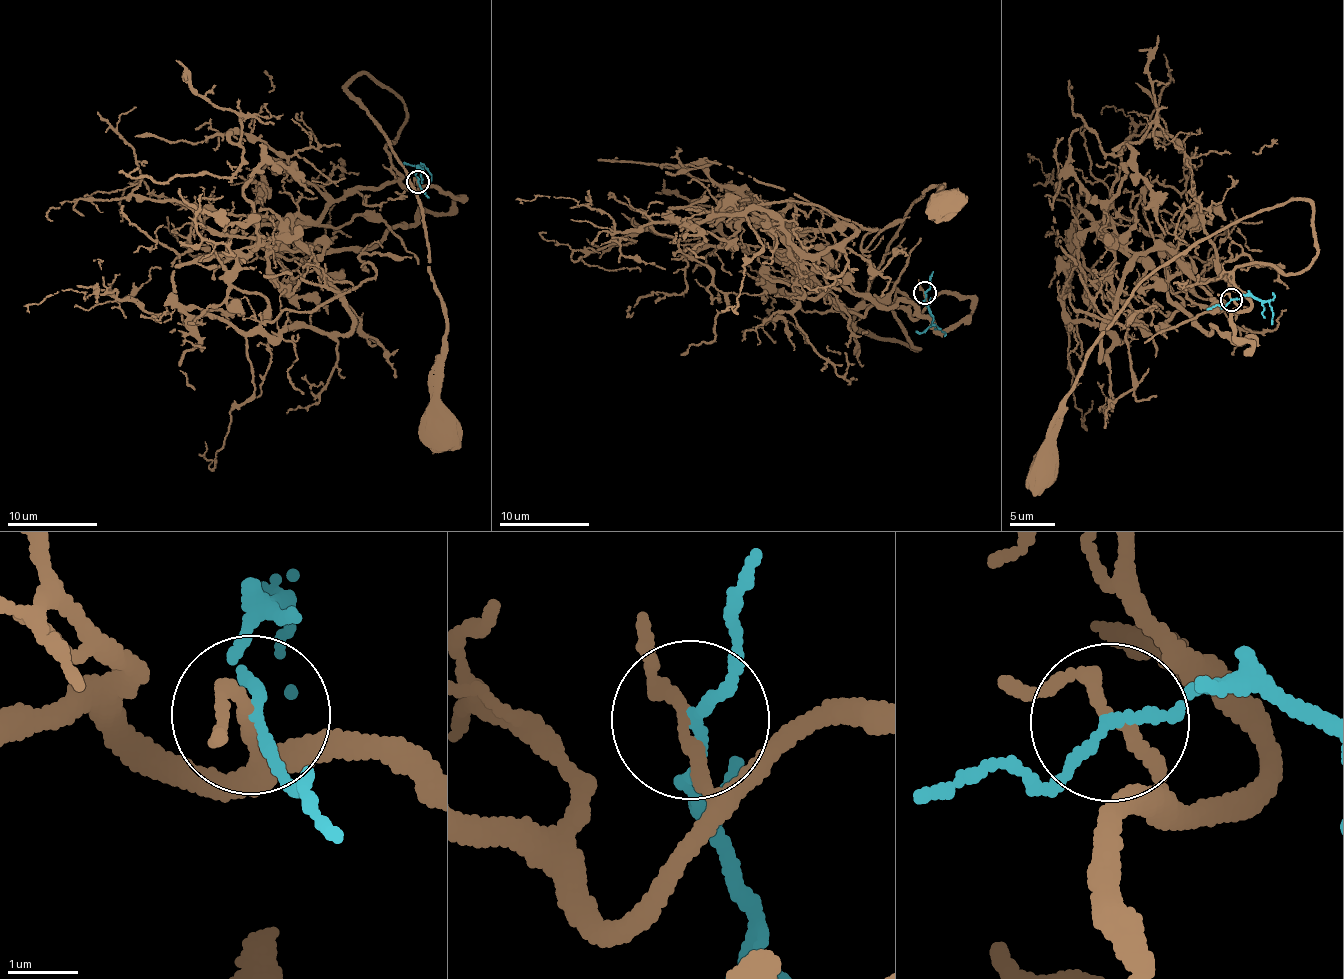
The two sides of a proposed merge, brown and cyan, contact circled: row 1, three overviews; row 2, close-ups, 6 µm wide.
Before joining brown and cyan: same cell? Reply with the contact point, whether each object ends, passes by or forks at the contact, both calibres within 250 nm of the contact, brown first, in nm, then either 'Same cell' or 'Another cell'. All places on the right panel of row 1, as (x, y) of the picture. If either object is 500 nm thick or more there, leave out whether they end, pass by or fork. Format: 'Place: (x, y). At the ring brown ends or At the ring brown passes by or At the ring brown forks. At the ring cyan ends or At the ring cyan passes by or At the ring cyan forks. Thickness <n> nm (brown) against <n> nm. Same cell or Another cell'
Place: (1231, 300). At the ring brown passes by. At the ring cyan passes by. Thickness 170 nm (brown) against 130 nm. Another cell

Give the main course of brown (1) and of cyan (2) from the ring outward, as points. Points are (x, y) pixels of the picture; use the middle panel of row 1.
1: (925, 293), (916, 317), (903, 293), (893, 299), (918, 349), (853, 323), (905, 213), (940, 187), (947, 206)
2: (925, 293), (932, 322), (944, 332), (943, 336)

